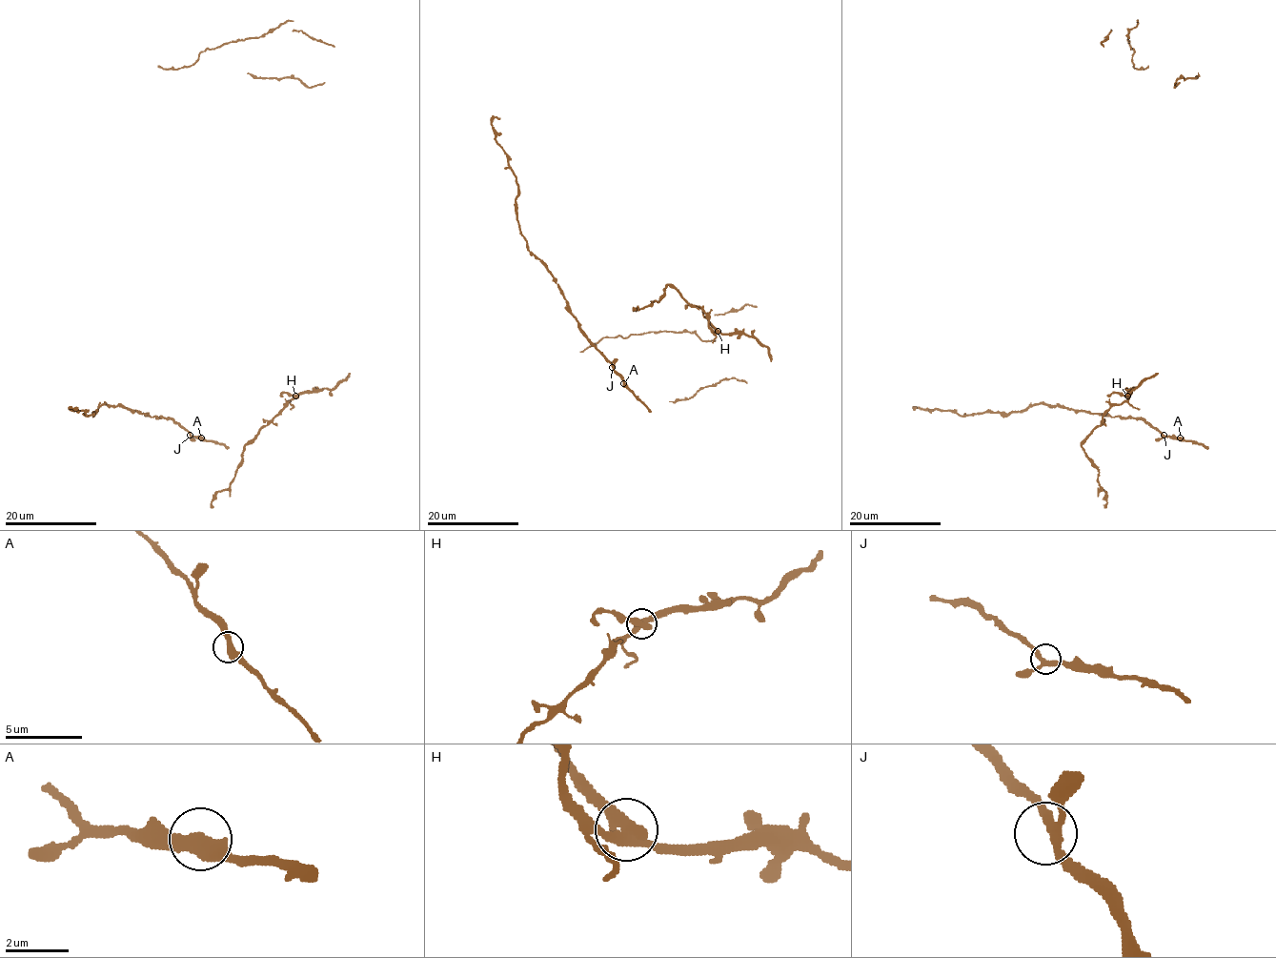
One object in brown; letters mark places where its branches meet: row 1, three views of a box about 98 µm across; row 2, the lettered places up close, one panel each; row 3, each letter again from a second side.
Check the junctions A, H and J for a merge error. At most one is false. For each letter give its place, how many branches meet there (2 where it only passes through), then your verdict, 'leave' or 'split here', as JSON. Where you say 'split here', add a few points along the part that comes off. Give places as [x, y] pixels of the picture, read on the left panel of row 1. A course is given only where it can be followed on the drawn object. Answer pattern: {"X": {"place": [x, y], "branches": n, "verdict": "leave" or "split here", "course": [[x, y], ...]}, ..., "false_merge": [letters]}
{"A": {"place": [201, 438], "branches": 2, "verdict": "leave"}, "H": {"place": [295, 396], "branches": 3, "verdict": "split here", "course": [[294, 397], [282, 393], [280, 395]]}, "J": {"place": [190, 435], "branches": 3, "verdict": "leave"}, "false_merge": ["H"]}

